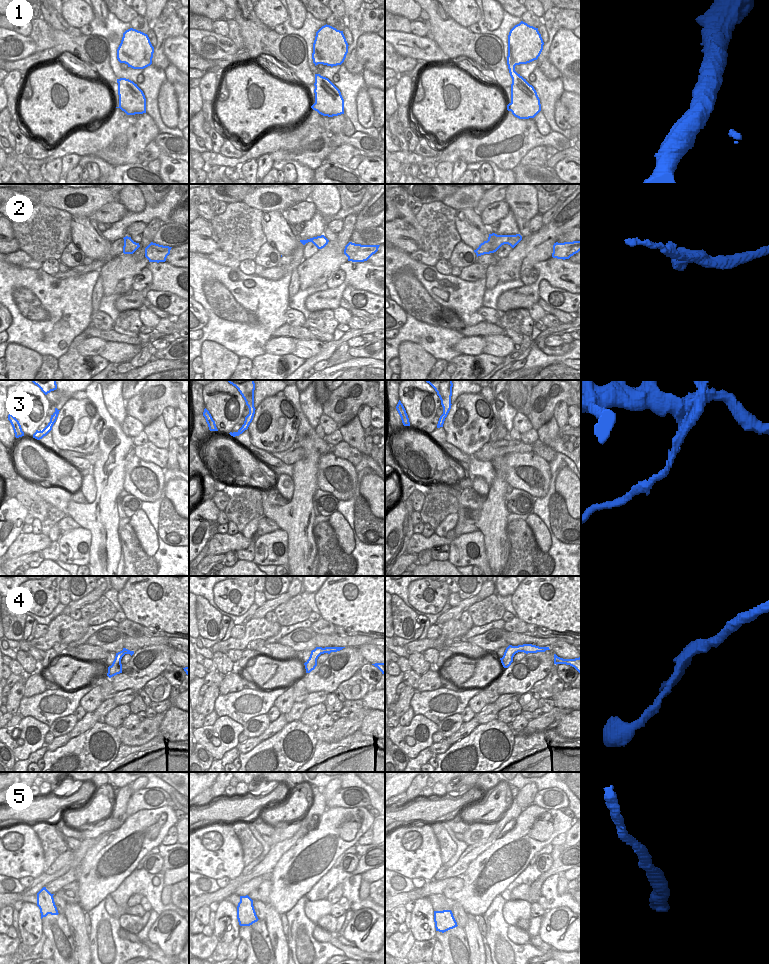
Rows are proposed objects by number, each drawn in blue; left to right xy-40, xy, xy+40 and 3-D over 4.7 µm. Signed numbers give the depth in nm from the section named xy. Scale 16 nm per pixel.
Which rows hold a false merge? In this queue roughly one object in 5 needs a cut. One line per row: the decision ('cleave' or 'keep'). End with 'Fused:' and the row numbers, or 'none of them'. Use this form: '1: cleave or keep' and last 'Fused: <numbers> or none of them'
1: keep
2: keep
3: cleave
4: keep
5: keep
Fused: 3

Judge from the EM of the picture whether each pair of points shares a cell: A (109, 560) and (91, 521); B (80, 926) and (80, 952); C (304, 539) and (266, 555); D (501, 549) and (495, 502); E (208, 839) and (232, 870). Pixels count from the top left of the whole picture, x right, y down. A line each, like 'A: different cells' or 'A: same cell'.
A: same cell
B: same cell
C: different cells
D: same cell
E: same cell

